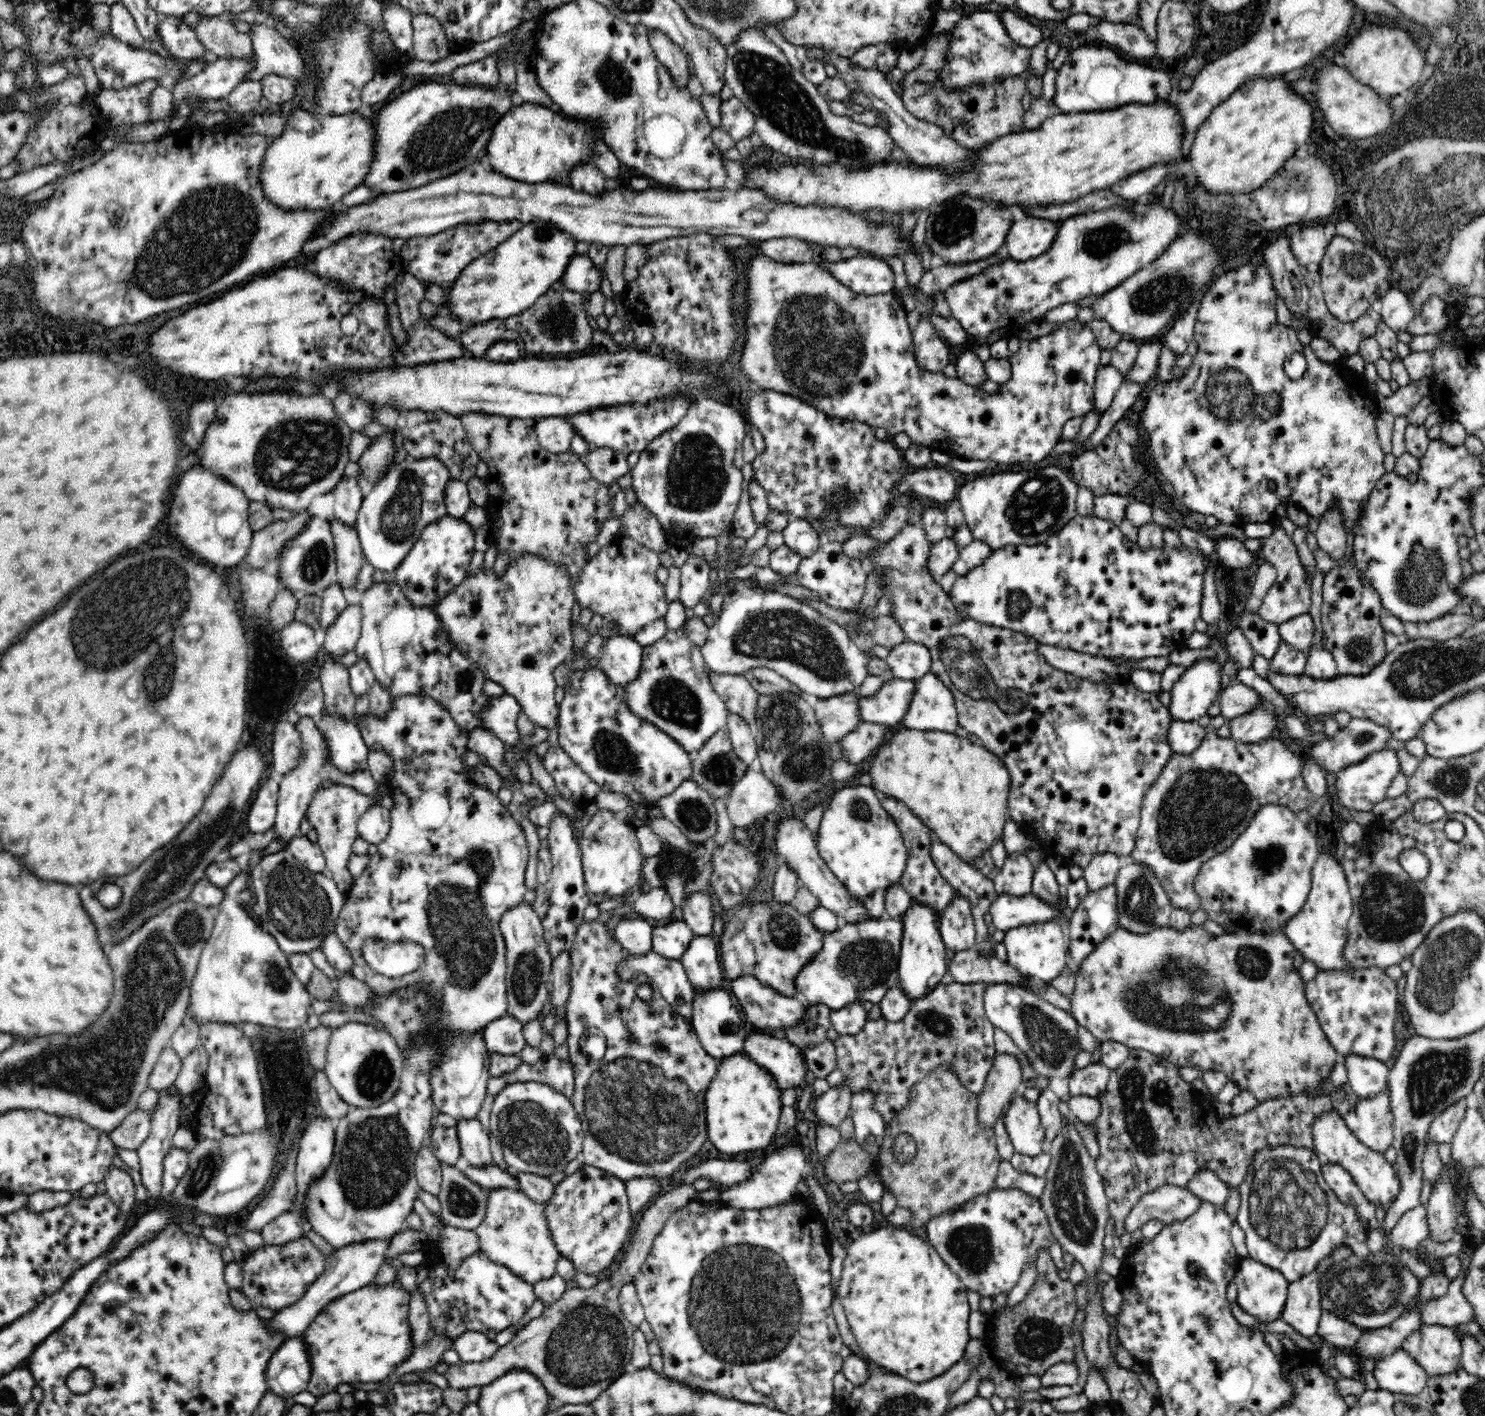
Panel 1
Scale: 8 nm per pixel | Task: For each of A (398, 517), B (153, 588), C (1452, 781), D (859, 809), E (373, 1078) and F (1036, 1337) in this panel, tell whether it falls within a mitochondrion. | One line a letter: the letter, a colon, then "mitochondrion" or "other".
A: mitochondrion
B: mitochondrion
C: mitochondrion
D: mitochondrion
E: mitochondrion
F: mitochondrion

